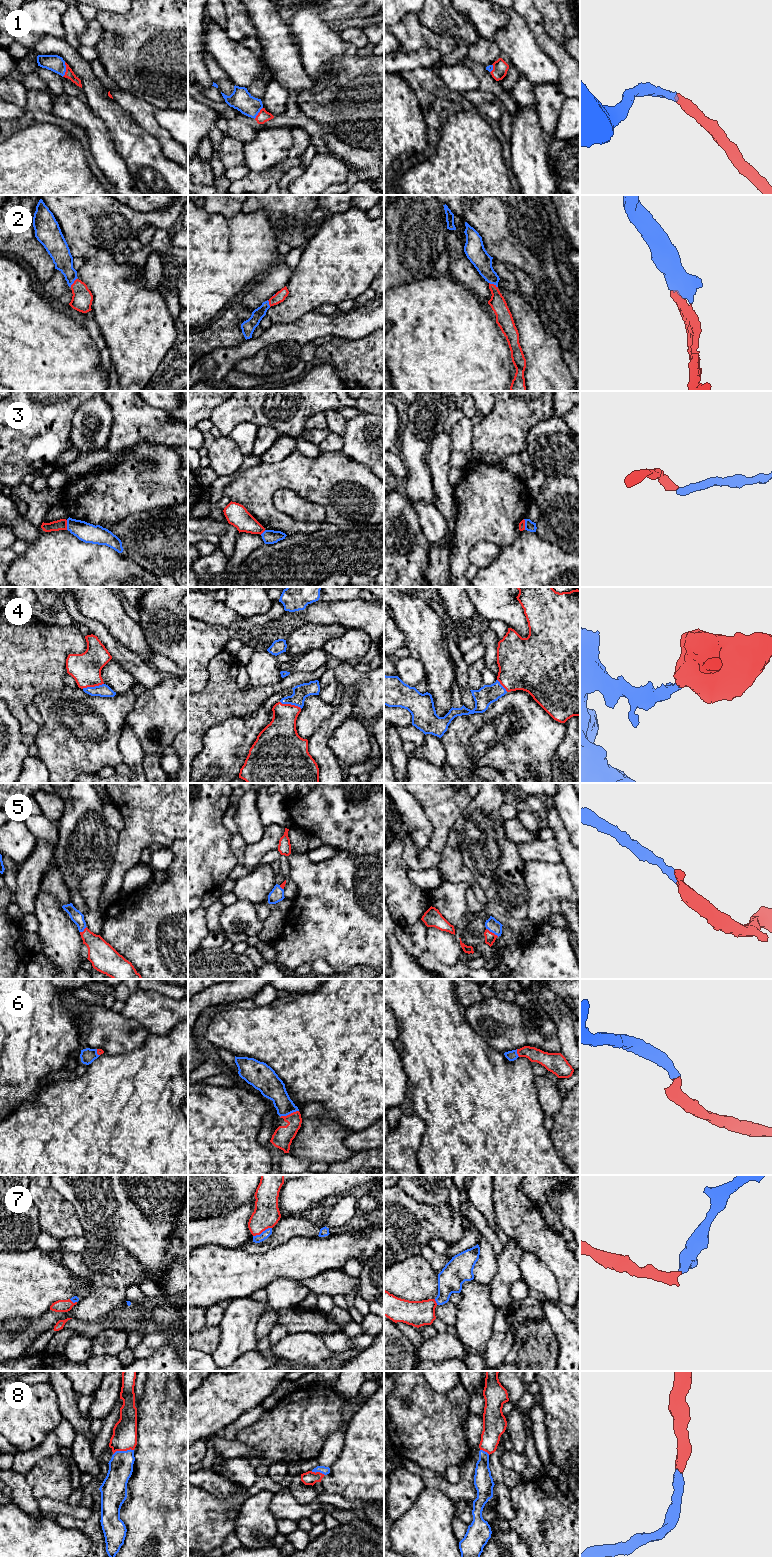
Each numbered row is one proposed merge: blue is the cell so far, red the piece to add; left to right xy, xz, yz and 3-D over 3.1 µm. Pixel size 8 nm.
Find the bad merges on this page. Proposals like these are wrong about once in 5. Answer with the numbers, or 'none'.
3

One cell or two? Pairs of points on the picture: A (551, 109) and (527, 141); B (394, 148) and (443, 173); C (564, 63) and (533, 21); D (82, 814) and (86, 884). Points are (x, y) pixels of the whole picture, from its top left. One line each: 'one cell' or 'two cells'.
A: two cells
B: two cells
C: one cell
D: one cell

